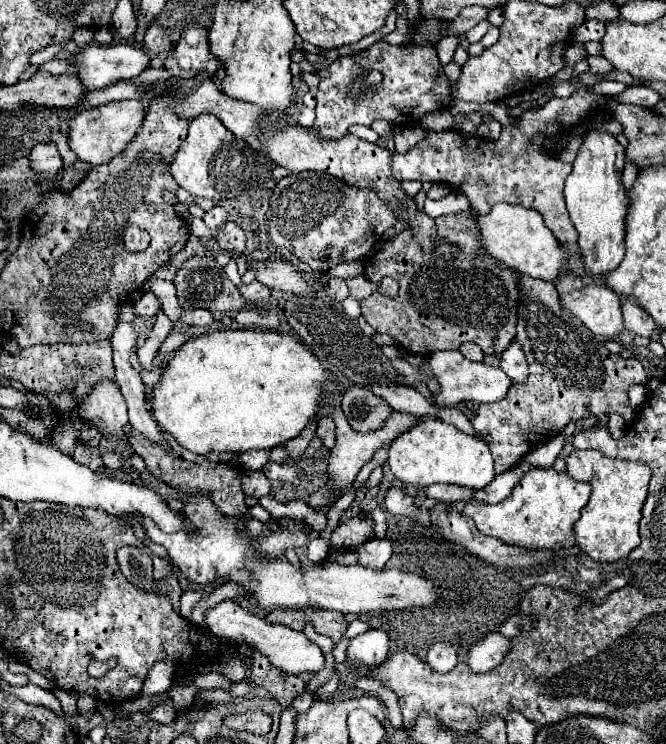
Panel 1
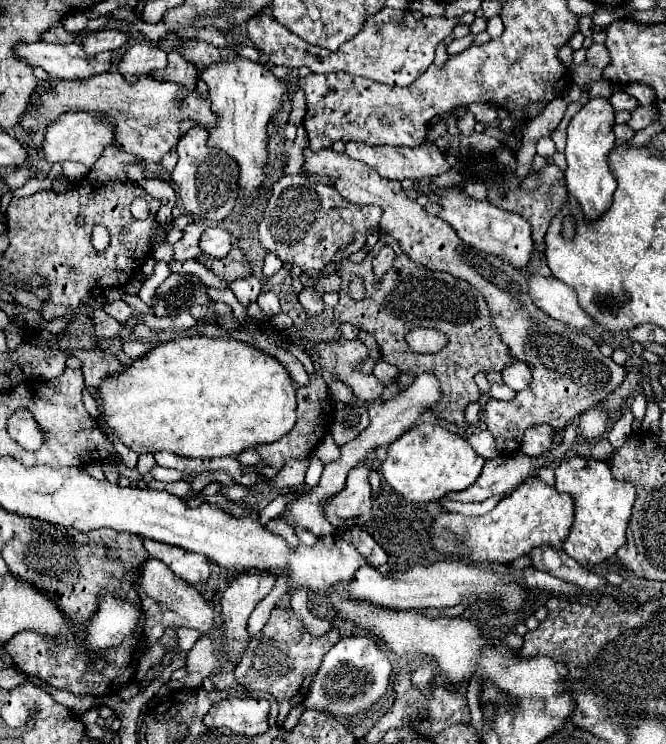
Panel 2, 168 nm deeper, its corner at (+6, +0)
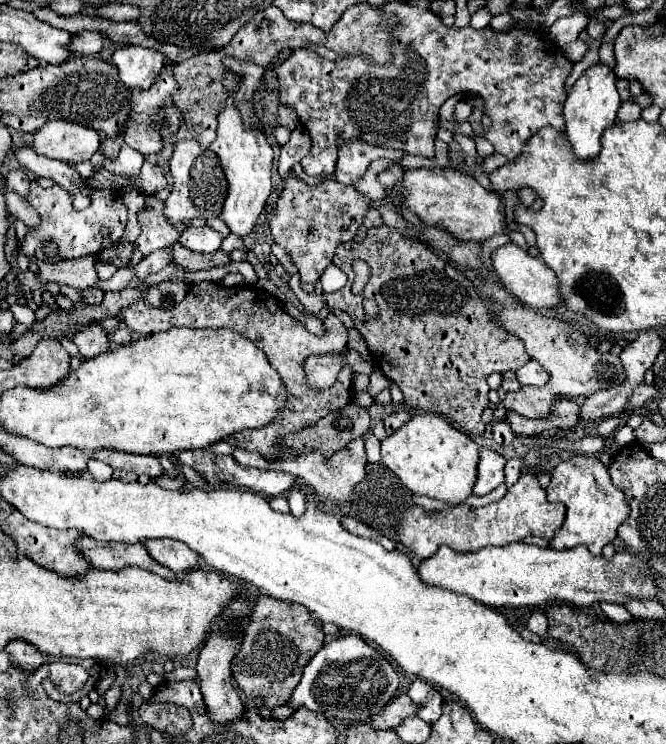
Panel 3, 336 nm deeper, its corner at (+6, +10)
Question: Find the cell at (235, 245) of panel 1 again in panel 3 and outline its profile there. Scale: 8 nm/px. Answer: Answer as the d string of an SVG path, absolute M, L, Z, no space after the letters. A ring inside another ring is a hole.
M190 226L190 228L186 228L186 230L180 234L178 242L180 242L184 248L188 248L188 250L206 252L206 254L208 254L208 252L216 252L216 250L220 248L222 236L220 236L216 230L212 230L210 226L202 226L202 228Z

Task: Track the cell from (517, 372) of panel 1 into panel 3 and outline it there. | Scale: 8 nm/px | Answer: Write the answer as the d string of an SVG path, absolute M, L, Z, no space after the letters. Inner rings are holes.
M530 360L528 364L524 364L518 372L516 372L516 376L518 376L518 382L524 386L524 384L530 384L530 386L544 386L548 380L550 380L550 374L538 364L538 362L534 362L534 360Z

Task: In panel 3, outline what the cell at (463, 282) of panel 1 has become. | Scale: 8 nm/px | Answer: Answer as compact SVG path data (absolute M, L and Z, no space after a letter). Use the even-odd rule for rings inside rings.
M390 226L370 228L362 242L350 240L340 244L334 252L334 264L348 274L348 284L338 292L326 294L328 308L342 310L354 320L358 332L368 344L368 350L372 352L370 356L374 366L380 368L386 378L400 386L404 402L412 408L420 408L424 412L434 412L454 420L456 428L466 434L484 434L486 426L482 424L480 416L482 410L488 406L490 386L486 378L492 372L516 372L530 360L530 356L526 354L520 338L510 332L506 334L504 328L494 324L486 304L476 294L466 276L460 274L452 264L440 260L434 252L430 252L430 248L418 248L416 240L402 236L396 228ZM354 260L362 260L370 266L370 280L362 296L352 296L350 292ZM366 298L376 300L380 306L380 316L376 320L368 320L368 316L364 314L362 302Z

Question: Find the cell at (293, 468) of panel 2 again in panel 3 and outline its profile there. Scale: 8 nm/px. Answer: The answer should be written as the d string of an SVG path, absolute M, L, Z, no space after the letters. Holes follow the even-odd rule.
M356 438L352 440L346 448L338 450L332 458L324 458L322 454L318 452L308 452L308 454L302 454L302 456L288 456L284 460L278 460L278 462L268 462L262 458L262 454L258 452L248 452L248 450L242 450L242 448L236 448L232 452L232 458L236 462L240 462L242 466L254 466L254 468L260 468L260 470L268 470L268 468L274 468L274 470L282 470L282 472L290 472L294 474L296 478L300 478L304 484L308 484L314 494L320 498L322 502L322 510L336 510L338 508L338 502L342 500L348 500L354 486L364 478L366 474L366 452L364 452L364 438Z

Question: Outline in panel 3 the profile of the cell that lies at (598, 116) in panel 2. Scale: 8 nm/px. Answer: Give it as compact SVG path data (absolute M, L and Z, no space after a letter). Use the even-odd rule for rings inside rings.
M594 64L574 82L568 92L564 118L566 118L566 134L574 148L574 154L580 160L592 160L600 152L600 134L604 128L616 122L616 112L620 108L620 96L616 90L616 74L614 68L606 64Z

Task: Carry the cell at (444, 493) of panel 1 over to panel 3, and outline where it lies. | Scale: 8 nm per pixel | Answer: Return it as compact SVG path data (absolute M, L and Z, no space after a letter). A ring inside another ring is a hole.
M482 448L480 450L480 464L478 464L478 480L474 484L474 494L484 496L490 494L494 488L498 488L504 482L504 456Z

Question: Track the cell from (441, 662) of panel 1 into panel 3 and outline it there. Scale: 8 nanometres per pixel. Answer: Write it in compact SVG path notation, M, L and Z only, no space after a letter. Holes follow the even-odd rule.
M414 680L412 686L408 688L408 696L418 706L418 716L424 722L434 724L440 718L440 714L442 714L442 696L430 684L426 684L422 680Z

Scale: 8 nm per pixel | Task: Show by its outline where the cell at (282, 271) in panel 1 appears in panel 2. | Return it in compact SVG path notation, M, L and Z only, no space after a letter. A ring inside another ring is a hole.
M232 248L230 254L222 260L218 258L208 258L208 256L198 256L198 258L204 258L210 266L210 270L214 274L218 274L220 278L224 278L226 282L232 282L232 280L238 280L238 278L248 278L252 274L250 270L250 264L246 262L246 258L242 256L242 250L240 248Z

